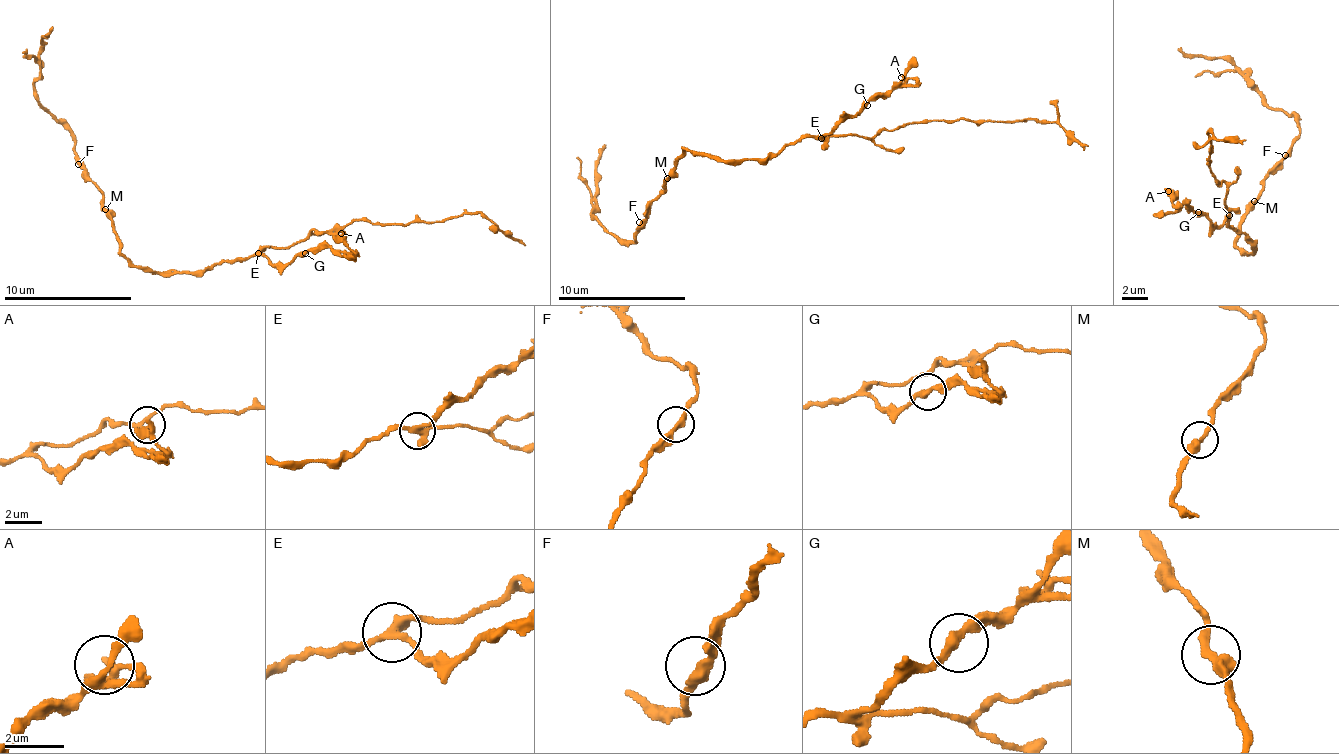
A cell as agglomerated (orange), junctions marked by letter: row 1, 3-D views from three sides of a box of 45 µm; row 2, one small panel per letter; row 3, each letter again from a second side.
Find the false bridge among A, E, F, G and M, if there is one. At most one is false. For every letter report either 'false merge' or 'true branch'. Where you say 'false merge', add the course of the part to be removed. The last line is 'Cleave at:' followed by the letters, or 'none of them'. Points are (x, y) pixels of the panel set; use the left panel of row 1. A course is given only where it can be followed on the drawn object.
A: true branch
E: false merge | (259, 253), (336, 232), (349, 221), (409, 224), (461, 214), (486, 215), (526, 244)
F: true branch
G: true branch
M: true branch
Cleave at: E

